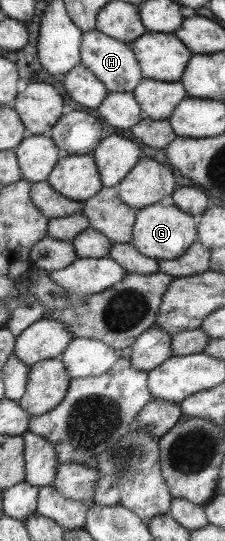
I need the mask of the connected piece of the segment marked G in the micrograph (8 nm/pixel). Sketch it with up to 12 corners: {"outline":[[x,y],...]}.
{"outline":[[158,203],[137,209],[129,242],[174,260],[197,240],[197,218]]}

